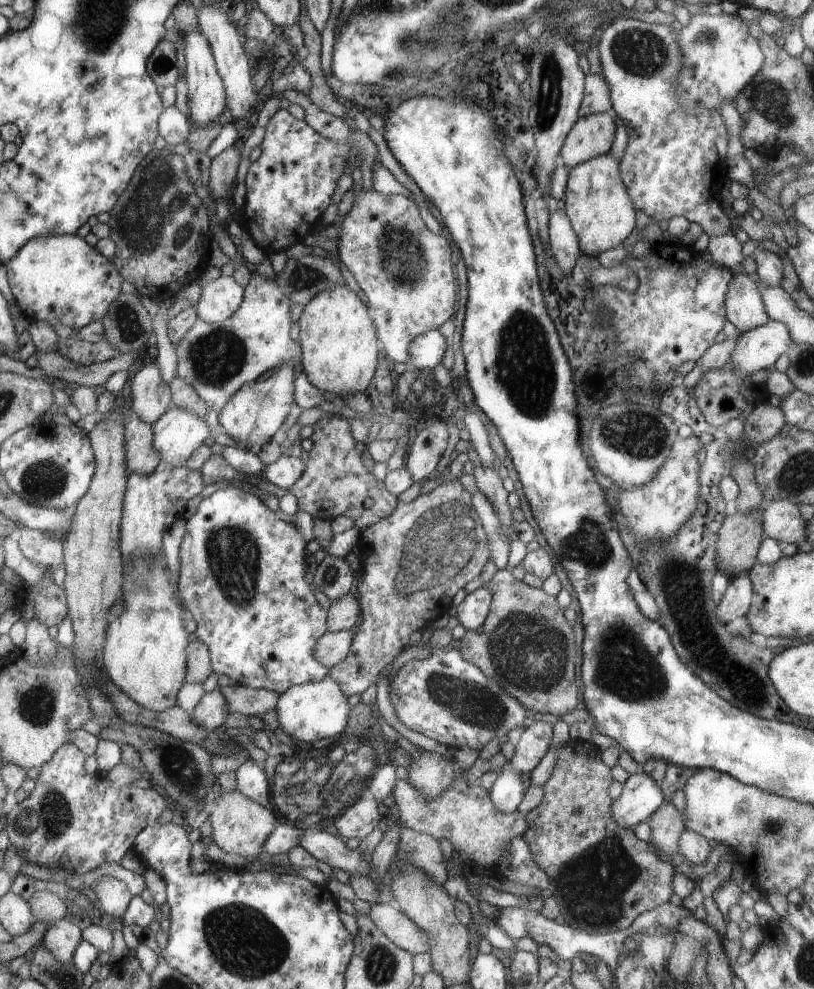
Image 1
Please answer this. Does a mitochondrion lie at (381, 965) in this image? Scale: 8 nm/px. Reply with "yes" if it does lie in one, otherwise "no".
yes

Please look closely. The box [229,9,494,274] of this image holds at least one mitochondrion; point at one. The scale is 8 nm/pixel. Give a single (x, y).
(421, 42)

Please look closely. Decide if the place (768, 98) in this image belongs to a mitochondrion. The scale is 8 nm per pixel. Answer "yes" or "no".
yes

